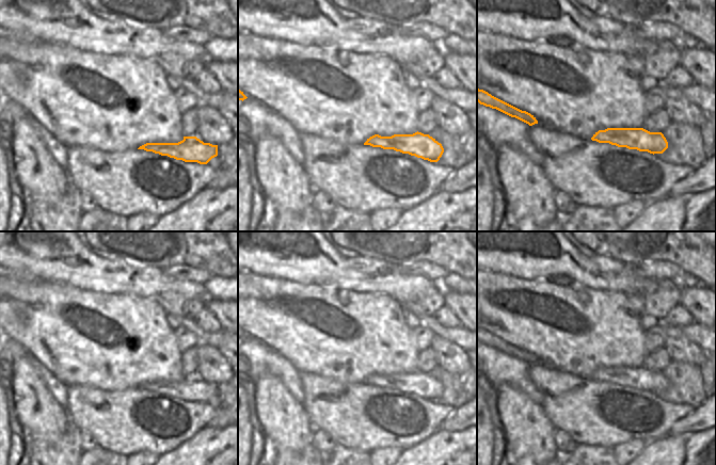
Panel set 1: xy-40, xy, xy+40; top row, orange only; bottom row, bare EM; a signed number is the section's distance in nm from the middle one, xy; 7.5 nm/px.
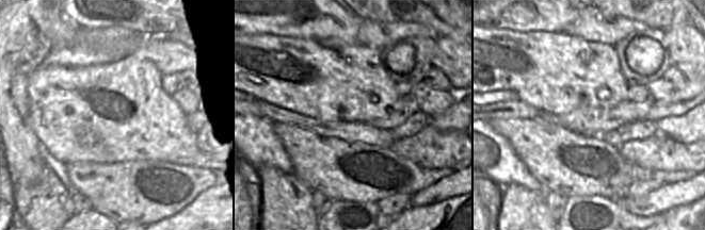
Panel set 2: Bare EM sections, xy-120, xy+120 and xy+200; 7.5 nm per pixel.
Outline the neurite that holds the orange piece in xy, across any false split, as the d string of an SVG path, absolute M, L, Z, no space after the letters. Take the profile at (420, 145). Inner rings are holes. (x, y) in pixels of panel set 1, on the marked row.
M418 131L413 134L394 134L392 137L375 134L367 139L364 145L394 149L430 162L437 162L444 153L441 143L429 134Z

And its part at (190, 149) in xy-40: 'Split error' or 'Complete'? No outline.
Complete.

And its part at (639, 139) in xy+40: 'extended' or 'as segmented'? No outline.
as segmented

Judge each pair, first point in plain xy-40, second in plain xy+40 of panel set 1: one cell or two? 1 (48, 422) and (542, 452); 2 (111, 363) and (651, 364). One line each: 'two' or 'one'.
1: one
2: two

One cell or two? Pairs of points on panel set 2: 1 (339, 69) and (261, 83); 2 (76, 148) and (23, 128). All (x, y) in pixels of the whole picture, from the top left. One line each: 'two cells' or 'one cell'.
1: one cell
2: two cells

